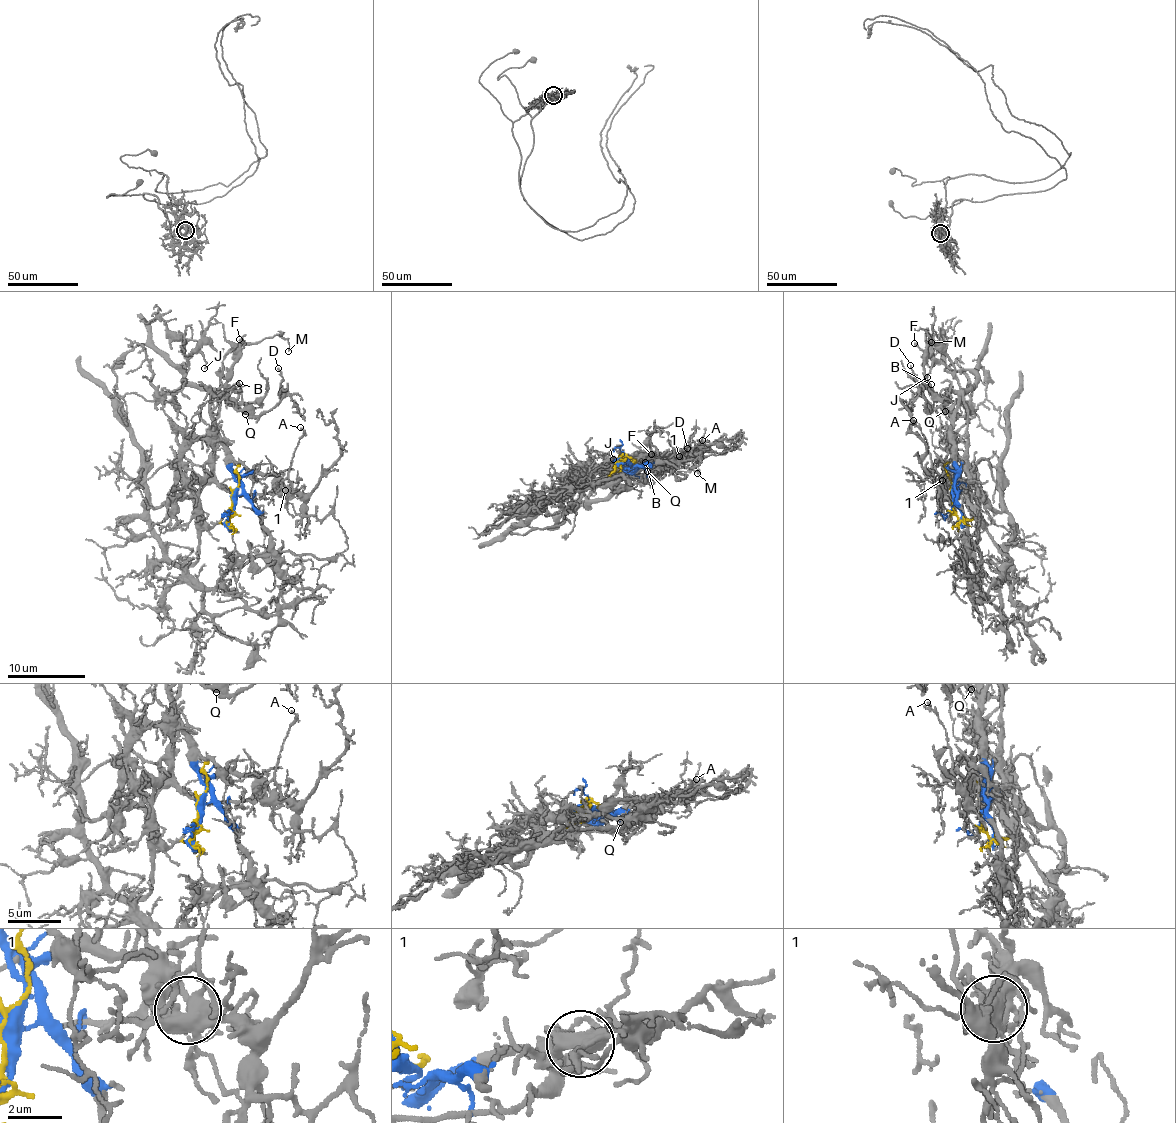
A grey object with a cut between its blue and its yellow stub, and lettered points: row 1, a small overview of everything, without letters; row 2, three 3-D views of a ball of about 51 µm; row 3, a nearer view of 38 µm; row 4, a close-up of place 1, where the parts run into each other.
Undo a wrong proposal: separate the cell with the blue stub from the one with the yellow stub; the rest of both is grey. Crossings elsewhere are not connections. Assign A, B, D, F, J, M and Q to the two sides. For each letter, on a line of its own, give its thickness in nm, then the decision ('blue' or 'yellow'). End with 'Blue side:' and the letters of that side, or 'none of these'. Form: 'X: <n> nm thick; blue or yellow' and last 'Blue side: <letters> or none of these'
A: 90 nm thick; blue
B: 140 nm thick; blue
D: 130 nm thick; blue
F: 180 nm thick; blue
J: 150 nm thick; blue
M: 110 nm thick; blue
Q: 170 nm thick; blue
Blue side: A, B, D, F, J, M, Q

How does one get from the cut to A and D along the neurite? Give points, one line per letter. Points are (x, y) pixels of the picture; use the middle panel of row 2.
A: (624, 460), (642, 466), (649, 460), (668, 461), (688, 450), (684, 447), (692, 450), (706, 442), (702, 441)
D: (624, 460), (631, 465), (627, 474), (622, 469), (613, 474), (635, 471), (642, 457), (690, 451), (687, 447)

